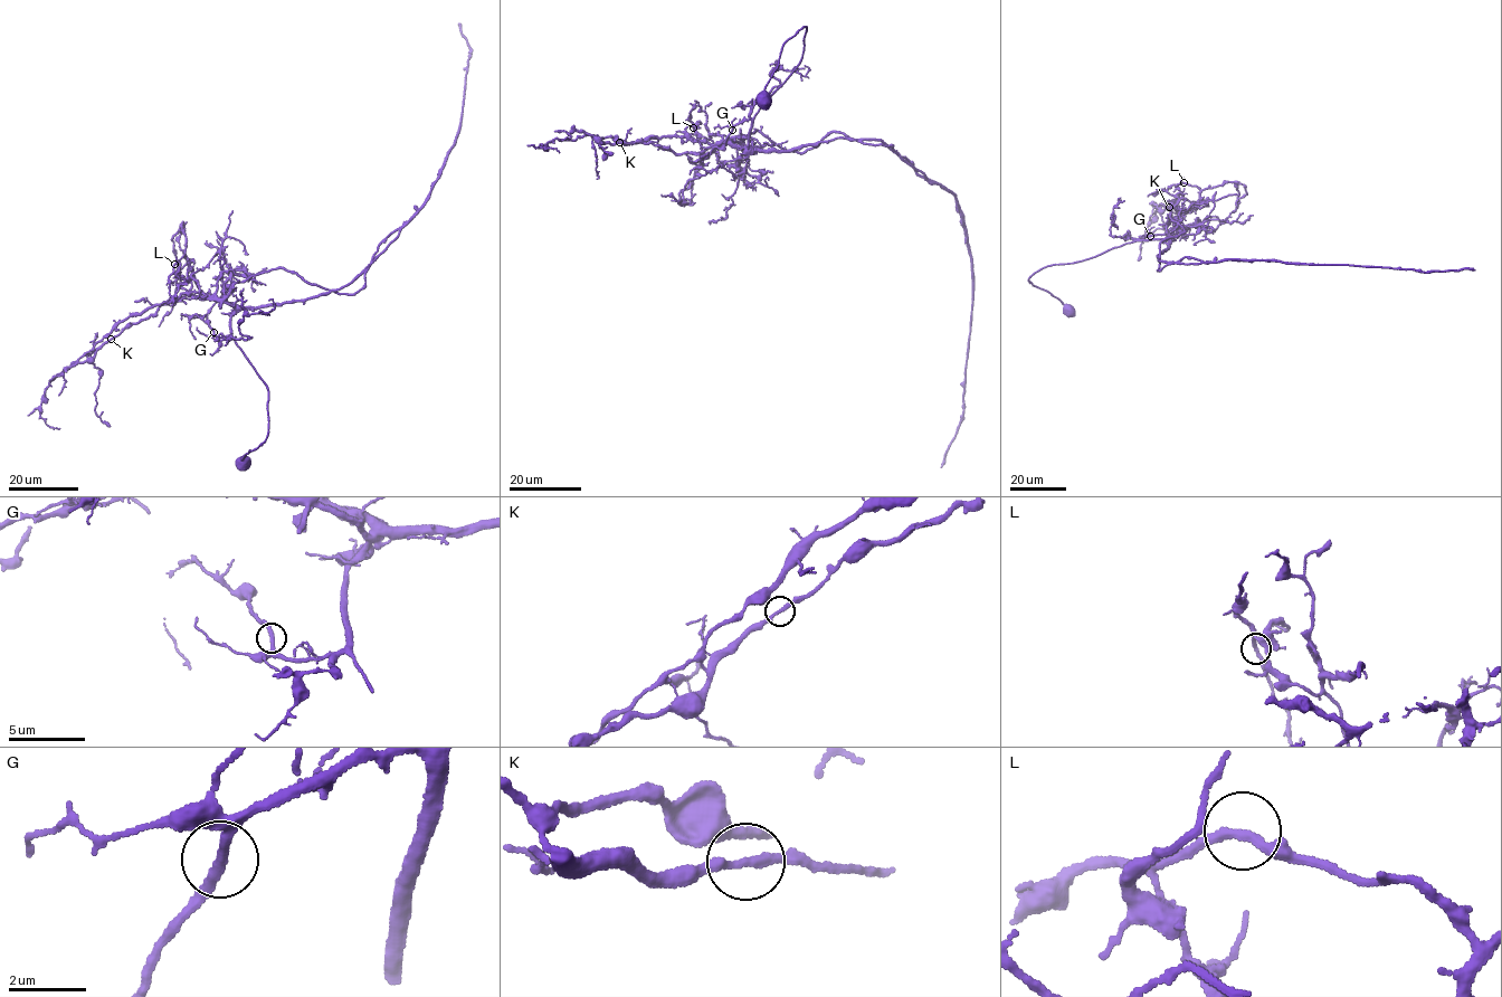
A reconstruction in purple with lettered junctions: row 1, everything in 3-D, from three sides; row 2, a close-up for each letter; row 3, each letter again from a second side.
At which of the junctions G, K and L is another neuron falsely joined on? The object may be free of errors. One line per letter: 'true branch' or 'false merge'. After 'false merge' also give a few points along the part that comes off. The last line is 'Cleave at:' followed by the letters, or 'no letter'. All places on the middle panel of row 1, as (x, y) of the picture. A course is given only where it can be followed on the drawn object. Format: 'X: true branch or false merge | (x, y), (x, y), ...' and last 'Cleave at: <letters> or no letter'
G: true branch
K: false merge | (620, 142), (700, 153), (756, 131), (804, 153), (843, 132), (951, 192), (971, 324), (941, 467)
L: true branch
Cleave at: K

